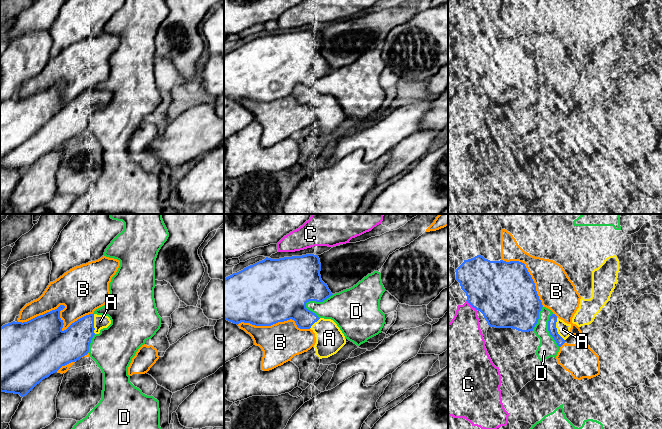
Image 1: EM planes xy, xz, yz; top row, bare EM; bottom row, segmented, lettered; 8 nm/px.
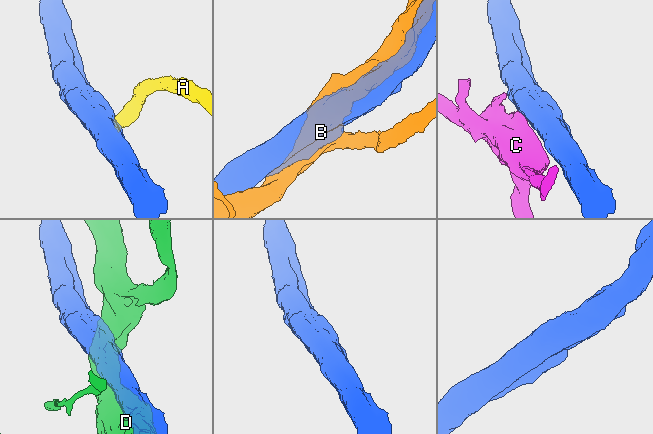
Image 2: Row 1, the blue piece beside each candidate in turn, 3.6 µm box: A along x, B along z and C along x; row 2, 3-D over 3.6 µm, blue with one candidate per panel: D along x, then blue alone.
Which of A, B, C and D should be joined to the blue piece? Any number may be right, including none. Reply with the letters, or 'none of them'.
A

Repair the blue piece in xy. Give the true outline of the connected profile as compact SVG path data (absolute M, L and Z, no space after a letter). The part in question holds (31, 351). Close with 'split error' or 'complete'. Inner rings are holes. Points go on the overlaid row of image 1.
M60 305L57 309L37 316L27 322L11 322L0 327L0 391L6 393L26 396L37 384L51 374L57 372L62 366L75 362L89 352L91 340L100 330L107 328L111 320L106 315L89 314L74 323L66 330L63 328L63 320L60 318L60 311L65 308Z | split error

